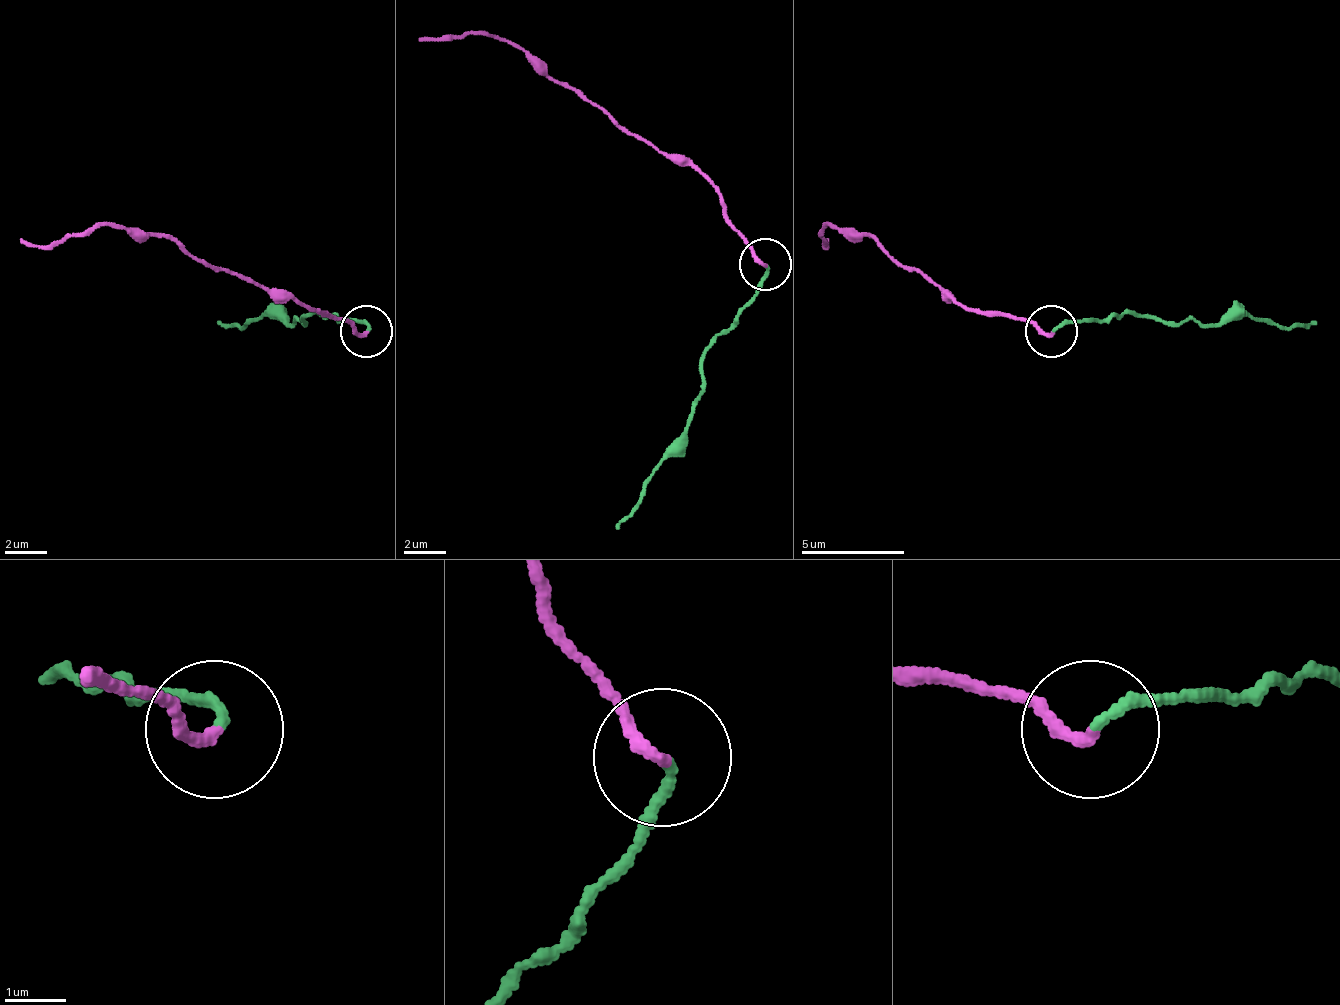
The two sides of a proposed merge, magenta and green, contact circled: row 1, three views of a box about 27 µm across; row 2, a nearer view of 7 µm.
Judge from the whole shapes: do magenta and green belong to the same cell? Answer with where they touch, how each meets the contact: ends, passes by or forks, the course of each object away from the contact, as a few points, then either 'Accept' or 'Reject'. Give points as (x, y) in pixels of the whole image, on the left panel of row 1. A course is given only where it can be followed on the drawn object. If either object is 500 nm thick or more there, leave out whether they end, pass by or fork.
Place: (366, 331). At the ring magenta ends. At the ring green ends. Course of magenta: (365, 330), (308, 309), (240, 273), (214, 273), (162, 237), (115, 226), (69, 231), (48, 247), (22, 237). Course of green: (365, 330), (360, 320), (308, 315), (287, 325), (266, 315), (240, 325), (219, 320). Reject

